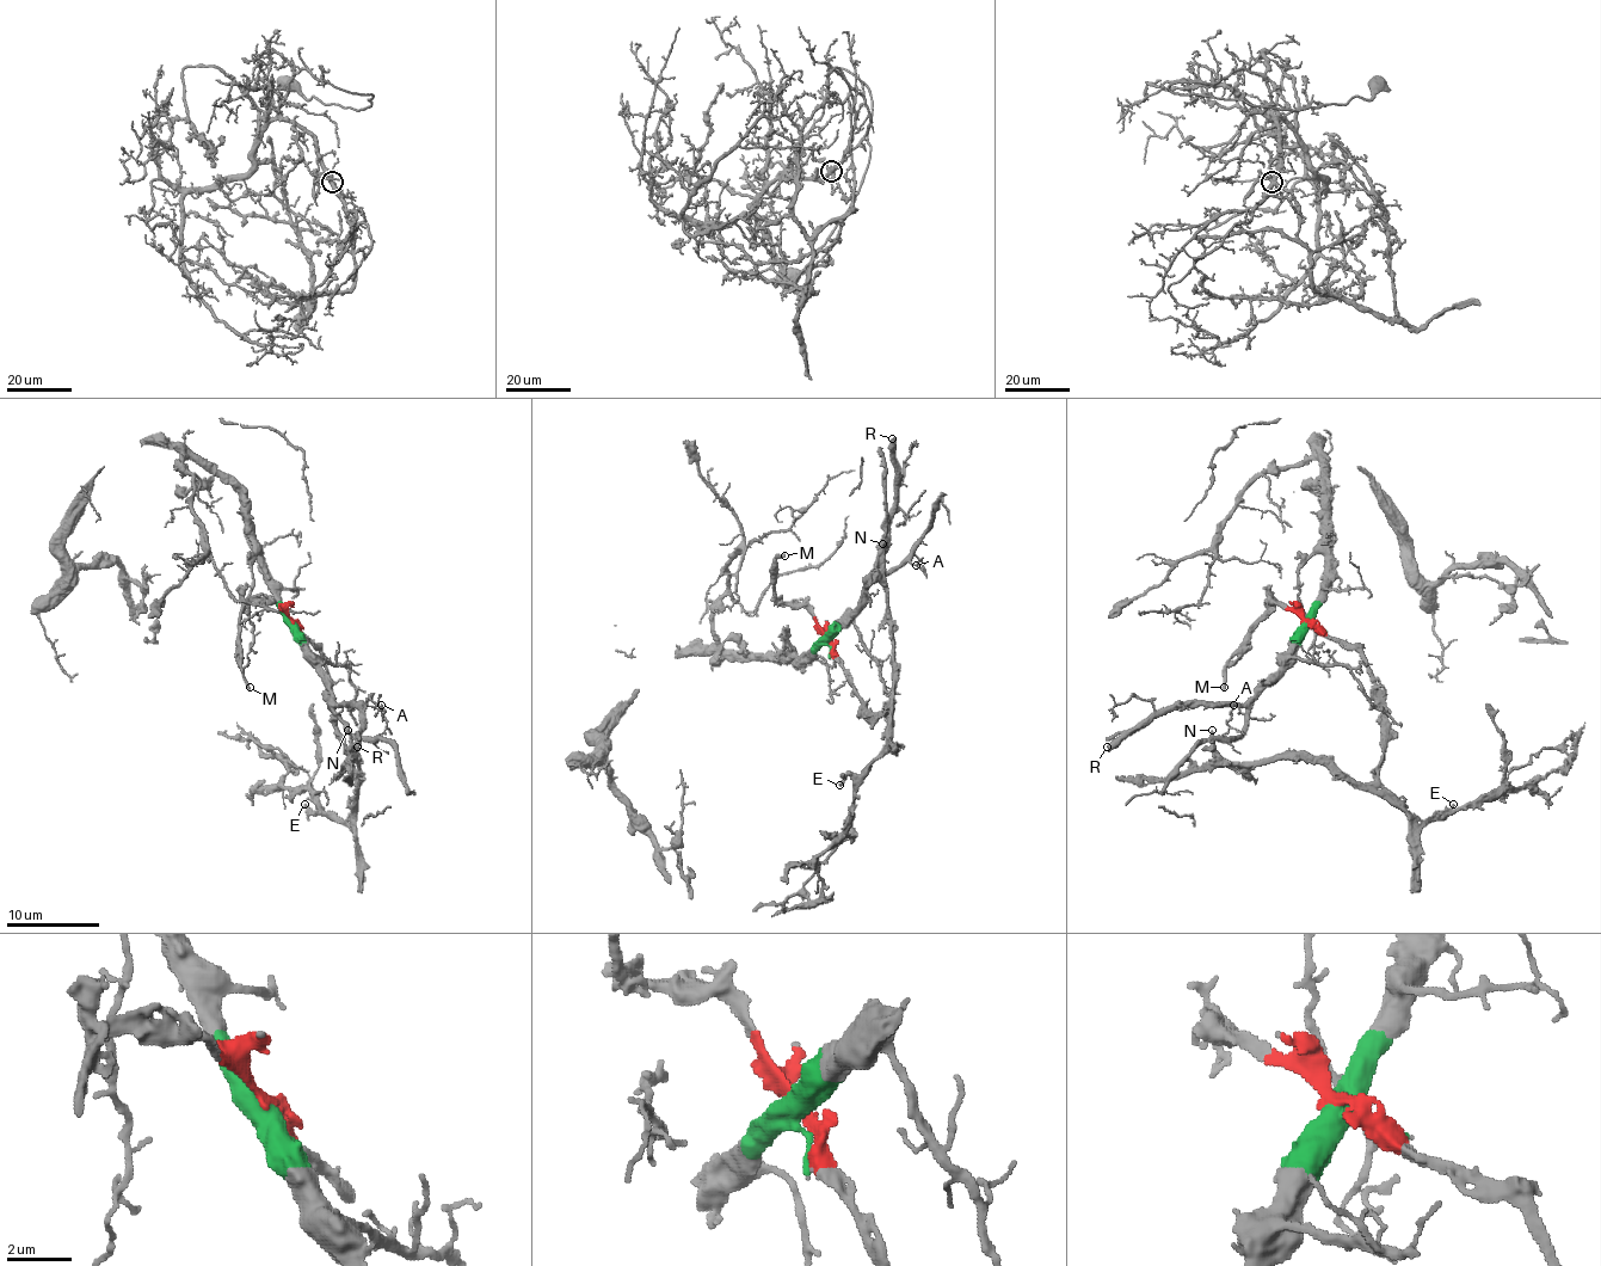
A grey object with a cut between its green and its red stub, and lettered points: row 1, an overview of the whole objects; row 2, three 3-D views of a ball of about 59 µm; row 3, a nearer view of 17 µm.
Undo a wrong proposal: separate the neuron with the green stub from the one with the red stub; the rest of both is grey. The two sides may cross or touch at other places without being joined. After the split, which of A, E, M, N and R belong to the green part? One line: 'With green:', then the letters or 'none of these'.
With green: A, R

